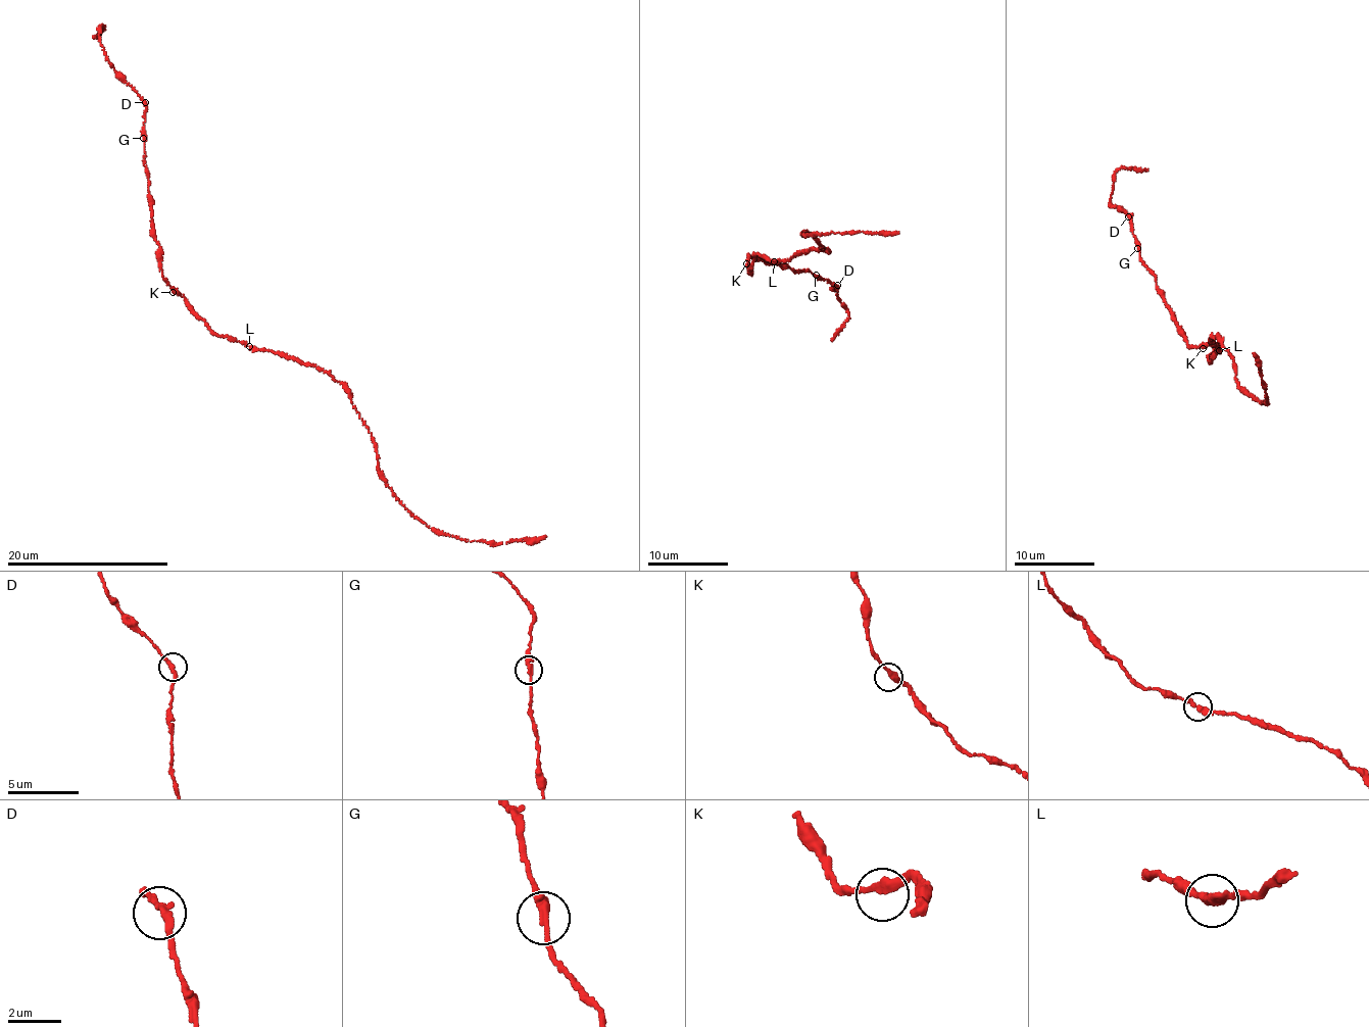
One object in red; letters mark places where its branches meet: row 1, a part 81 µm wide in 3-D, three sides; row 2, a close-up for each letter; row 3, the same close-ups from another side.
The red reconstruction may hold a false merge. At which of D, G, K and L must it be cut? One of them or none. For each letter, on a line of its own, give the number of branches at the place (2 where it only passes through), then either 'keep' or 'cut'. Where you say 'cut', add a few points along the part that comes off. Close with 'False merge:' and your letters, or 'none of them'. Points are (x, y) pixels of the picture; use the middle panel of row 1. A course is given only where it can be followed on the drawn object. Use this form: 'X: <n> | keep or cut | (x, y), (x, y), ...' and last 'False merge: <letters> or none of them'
D: 2 | keep
G: 2 | keep
K: 2 | keep
L: 2 | keep
False merge: none of them

